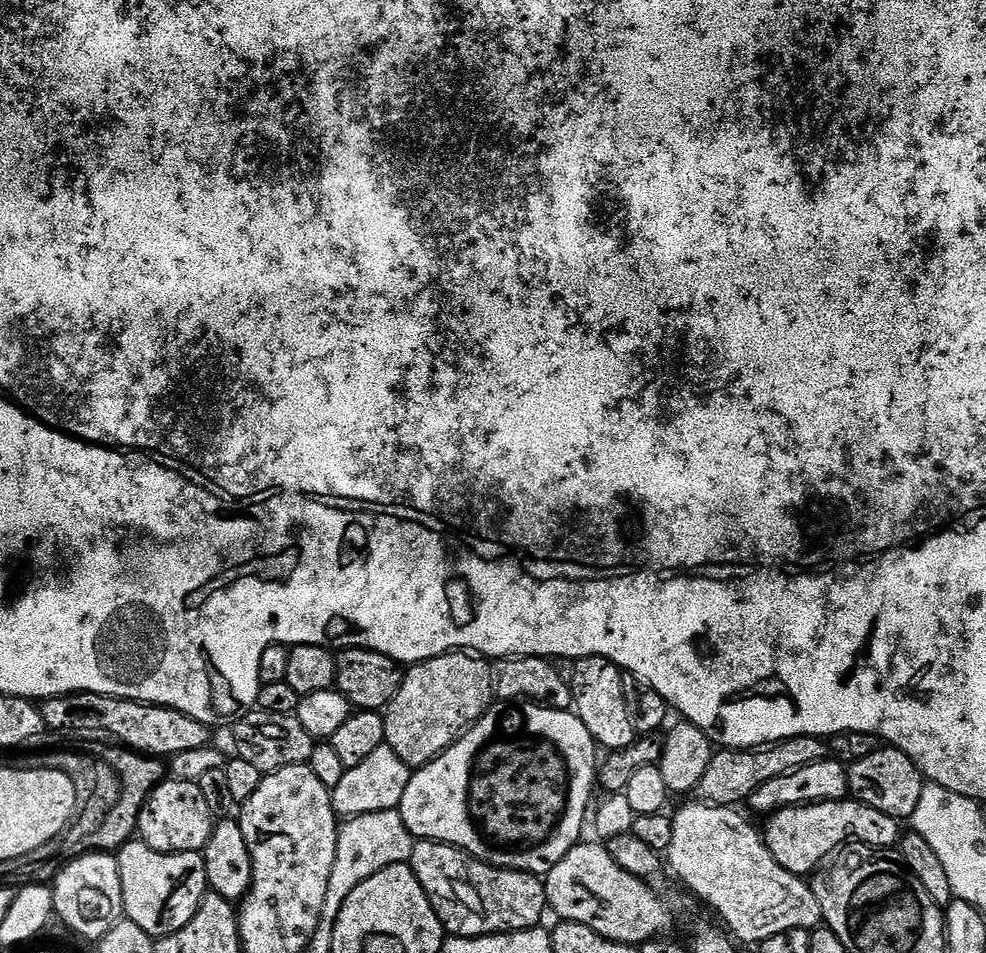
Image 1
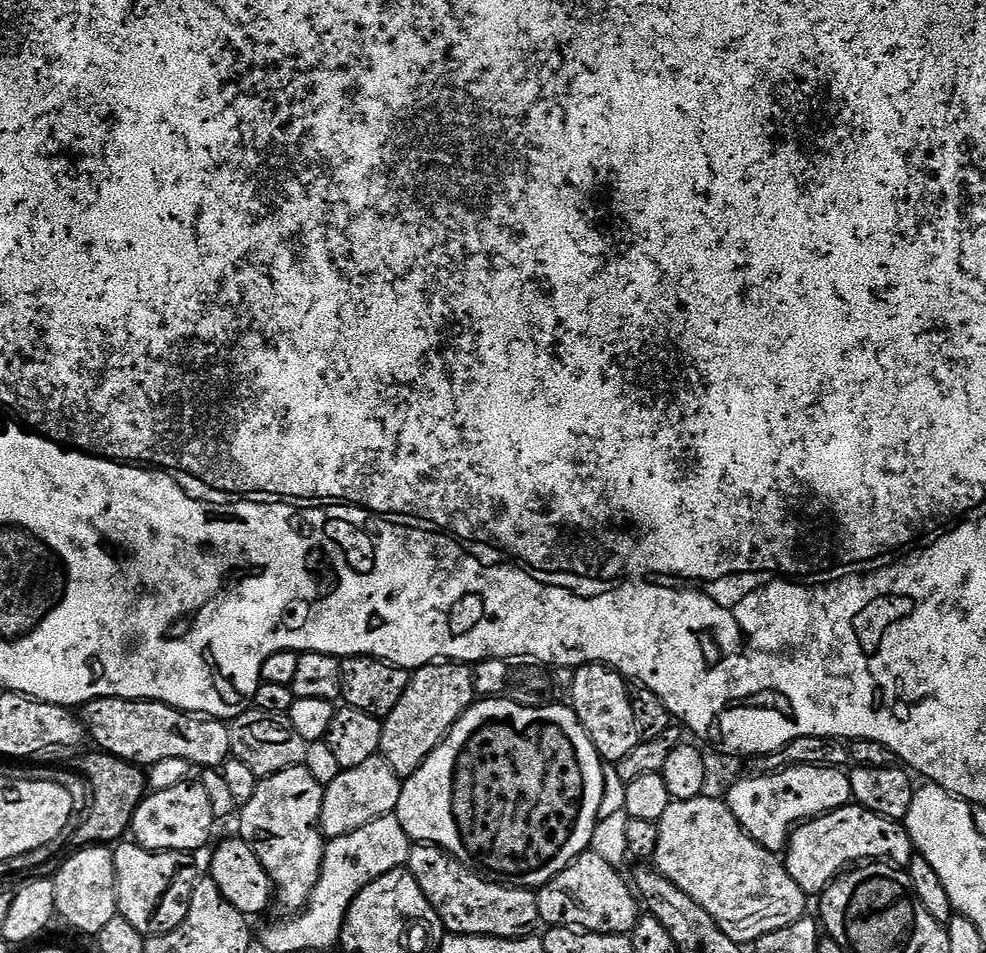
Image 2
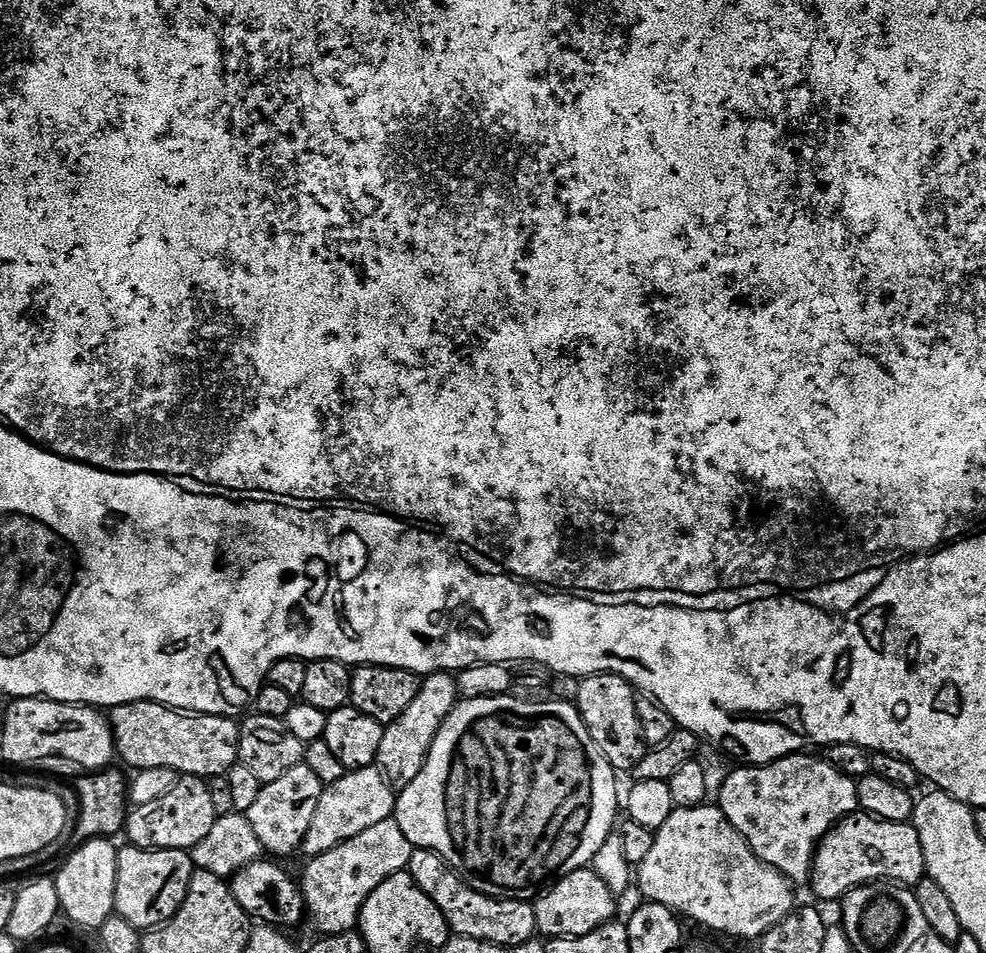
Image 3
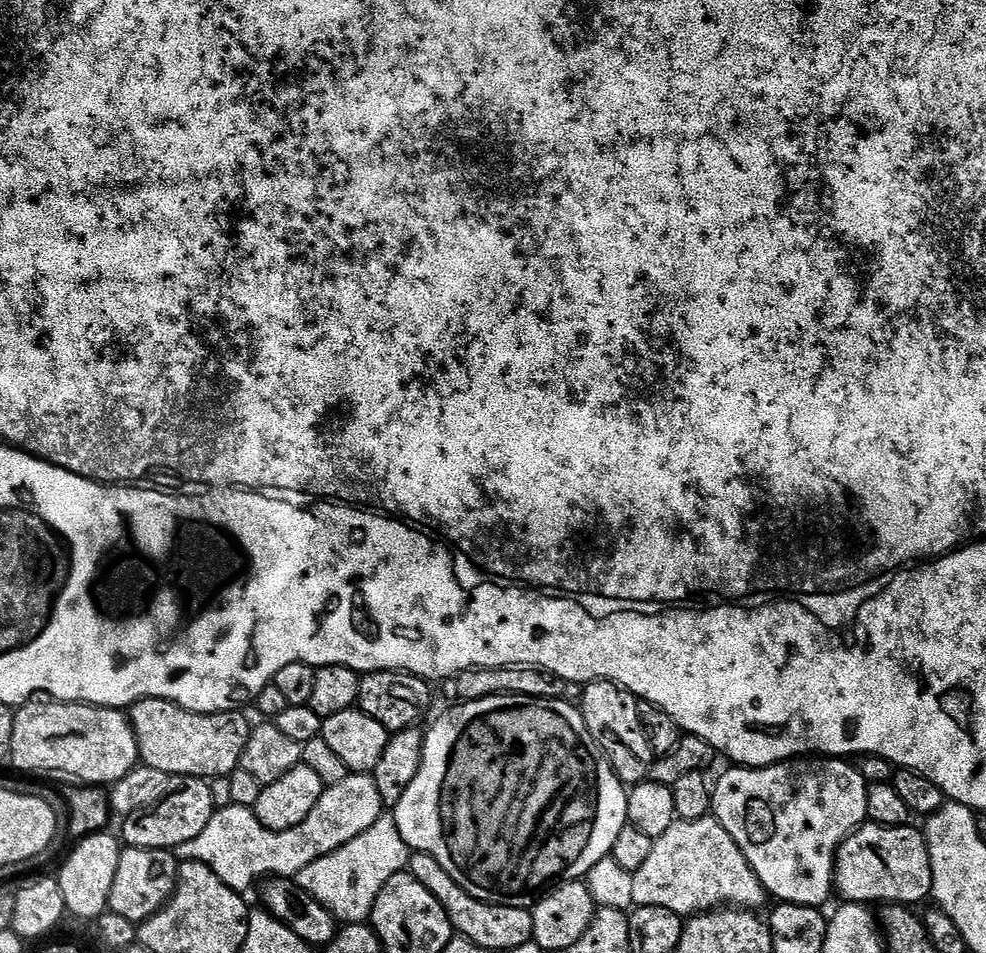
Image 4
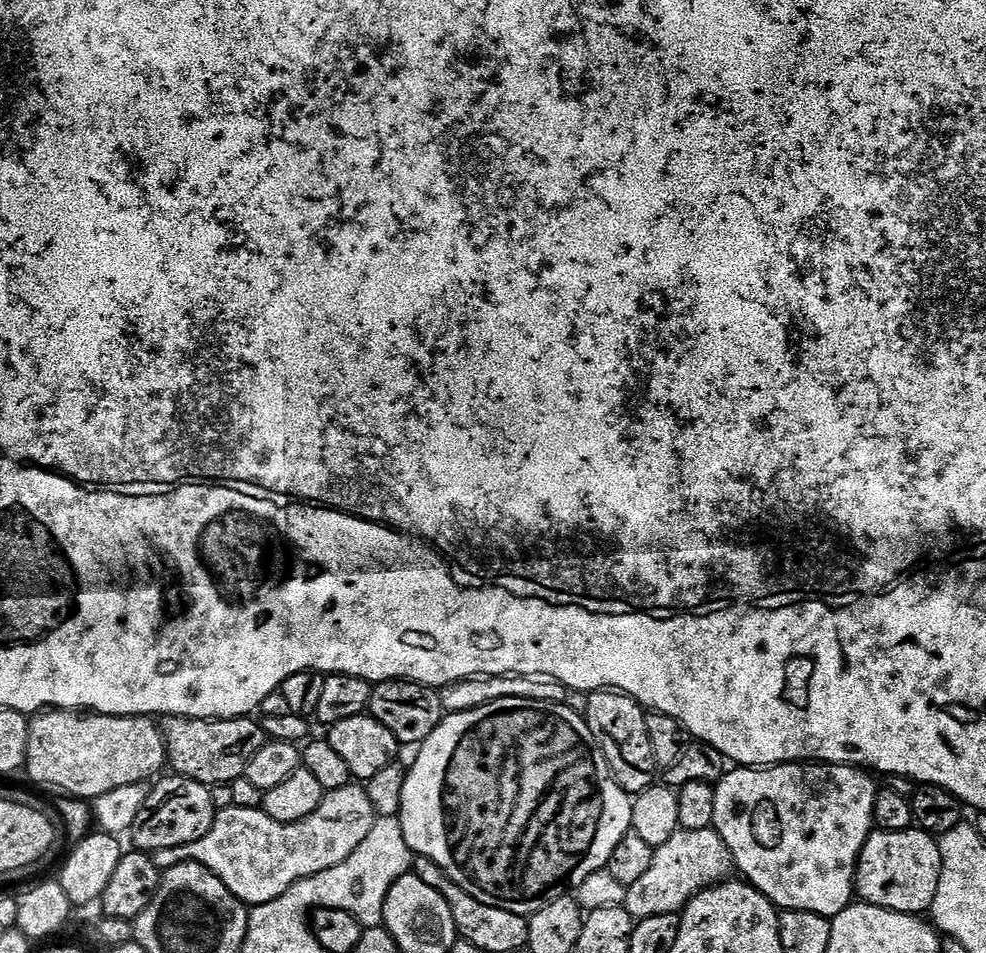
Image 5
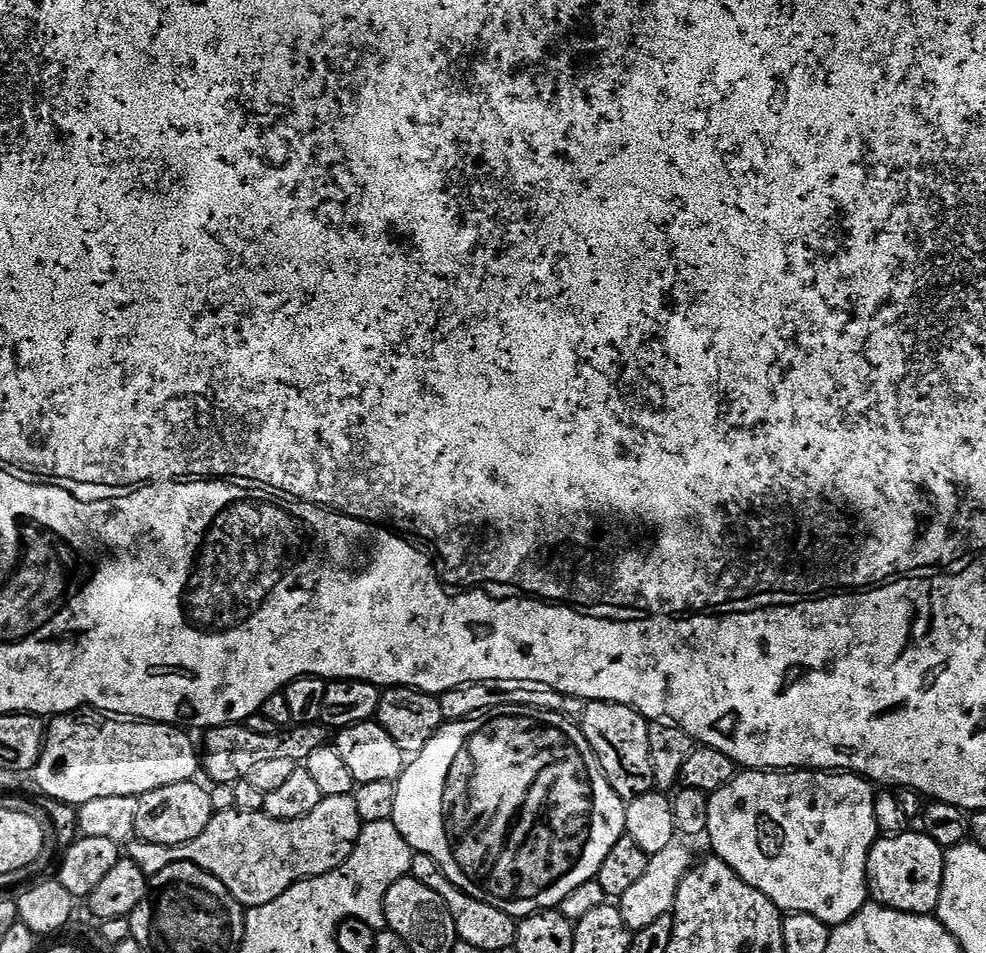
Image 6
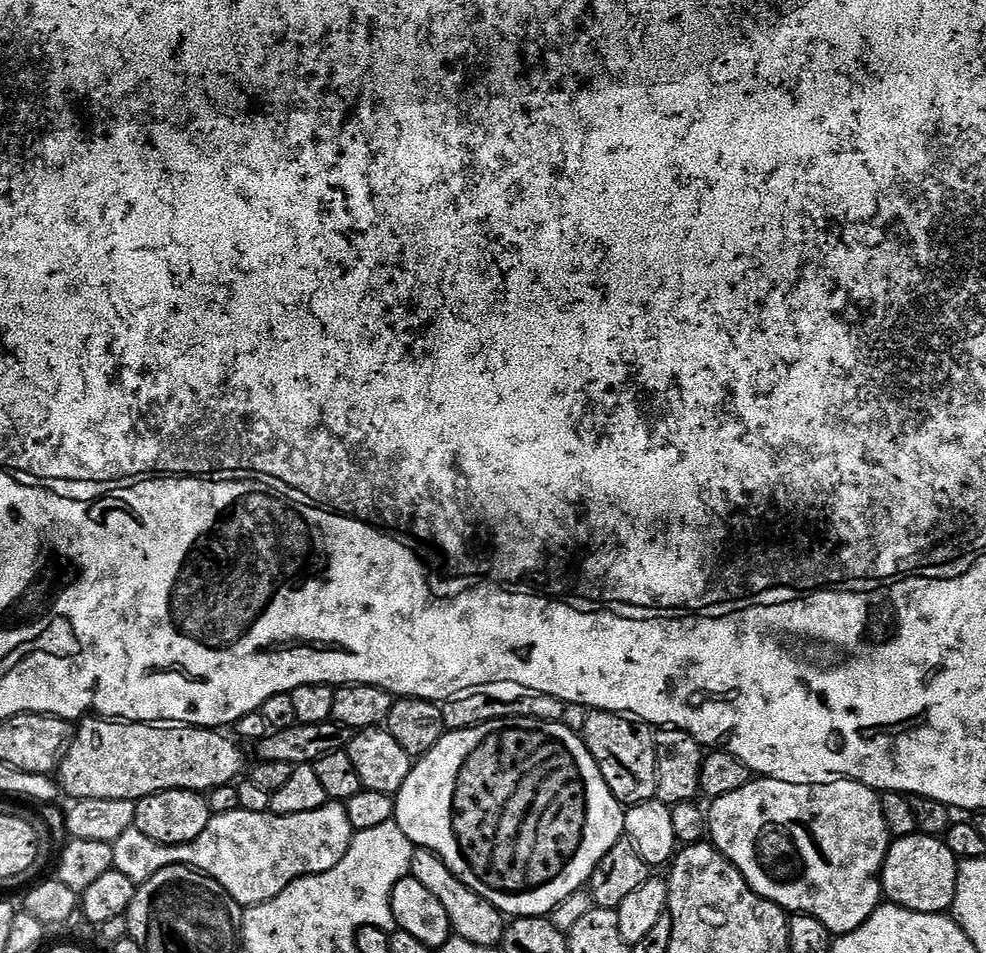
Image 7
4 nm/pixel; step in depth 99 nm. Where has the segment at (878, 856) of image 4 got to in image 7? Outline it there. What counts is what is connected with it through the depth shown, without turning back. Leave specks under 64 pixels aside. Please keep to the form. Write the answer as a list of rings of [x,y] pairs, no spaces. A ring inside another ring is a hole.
[[[917,834],[889,843],[884,868],[880,871],[880,887],[883,895],[899,908],[922,914],[947,913],[954,902],[957,882],[958,861],[943,839]]]

